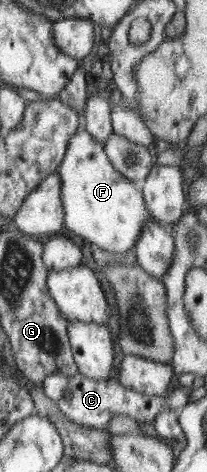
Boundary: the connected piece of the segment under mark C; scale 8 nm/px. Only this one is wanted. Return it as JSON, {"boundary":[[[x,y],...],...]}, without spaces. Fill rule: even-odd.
{"boundary":[[[76,372],[74,376],[64,376],[56,374],[47,376],[43,380],[44,393],[50,400],[53,400],[58,408],[76,423],[88,425],[90,428],[102,430],[108,428],[109,421],[115,414],[125,414],[139,421],[142,426],[152,429],[152,424],[156,420],[156,414],[162,409],[172,409],[177,413],[188,405],[189,396],[182,388],[175,388],[172,392],[166,392],[162,396],[152,396],[122,386],[117,379],[94,380],[86,375]],[[66,390],[70,396],[66,398]]]}

